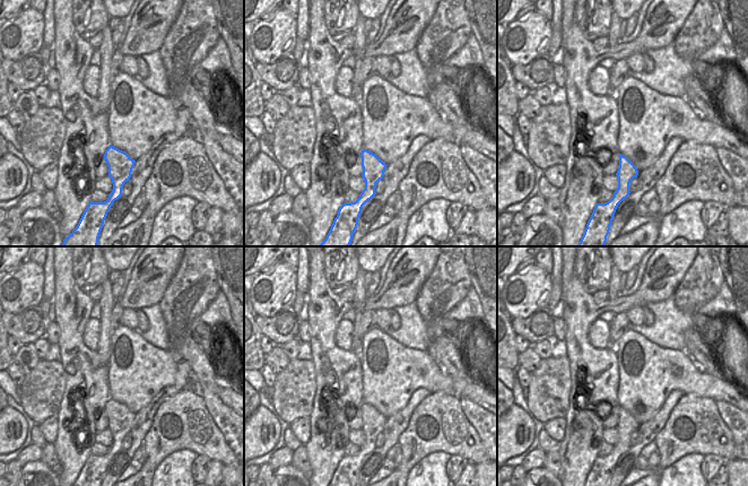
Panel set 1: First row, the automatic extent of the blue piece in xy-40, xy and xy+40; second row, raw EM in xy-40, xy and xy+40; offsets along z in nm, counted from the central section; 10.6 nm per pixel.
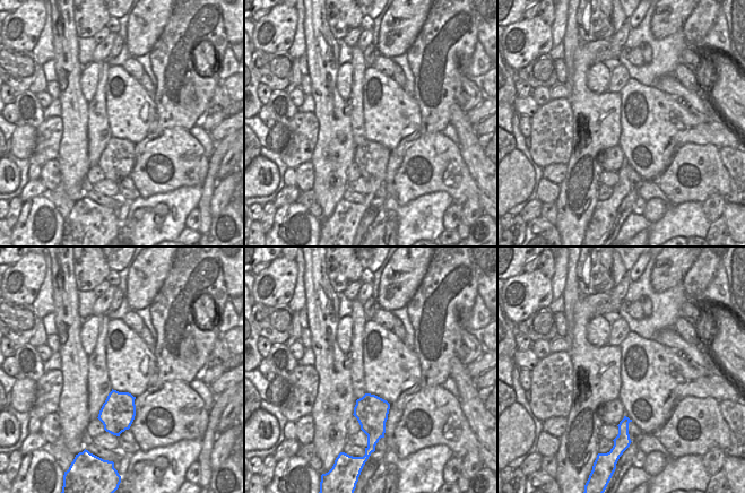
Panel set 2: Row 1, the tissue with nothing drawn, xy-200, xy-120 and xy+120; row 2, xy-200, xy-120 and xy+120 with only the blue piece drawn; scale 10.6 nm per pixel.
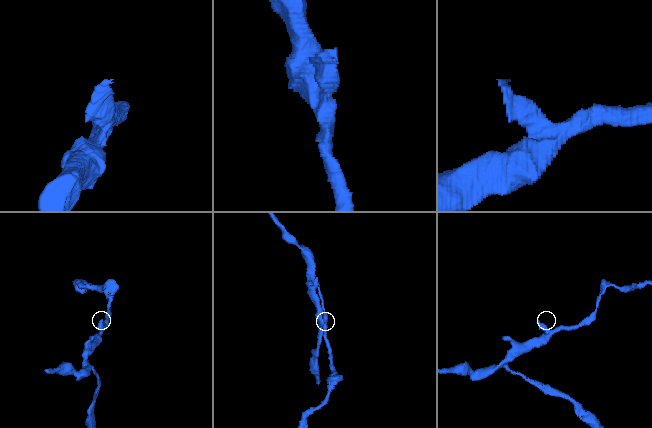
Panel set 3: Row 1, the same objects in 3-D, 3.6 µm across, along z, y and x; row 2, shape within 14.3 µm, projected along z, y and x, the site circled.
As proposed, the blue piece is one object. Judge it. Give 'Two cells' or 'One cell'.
One cell

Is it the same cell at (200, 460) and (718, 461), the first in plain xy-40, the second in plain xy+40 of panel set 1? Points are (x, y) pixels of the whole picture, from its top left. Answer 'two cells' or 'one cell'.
one cell

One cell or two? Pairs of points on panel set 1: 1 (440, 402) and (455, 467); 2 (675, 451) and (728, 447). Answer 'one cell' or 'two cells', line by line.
1: two cells
2: one cell

